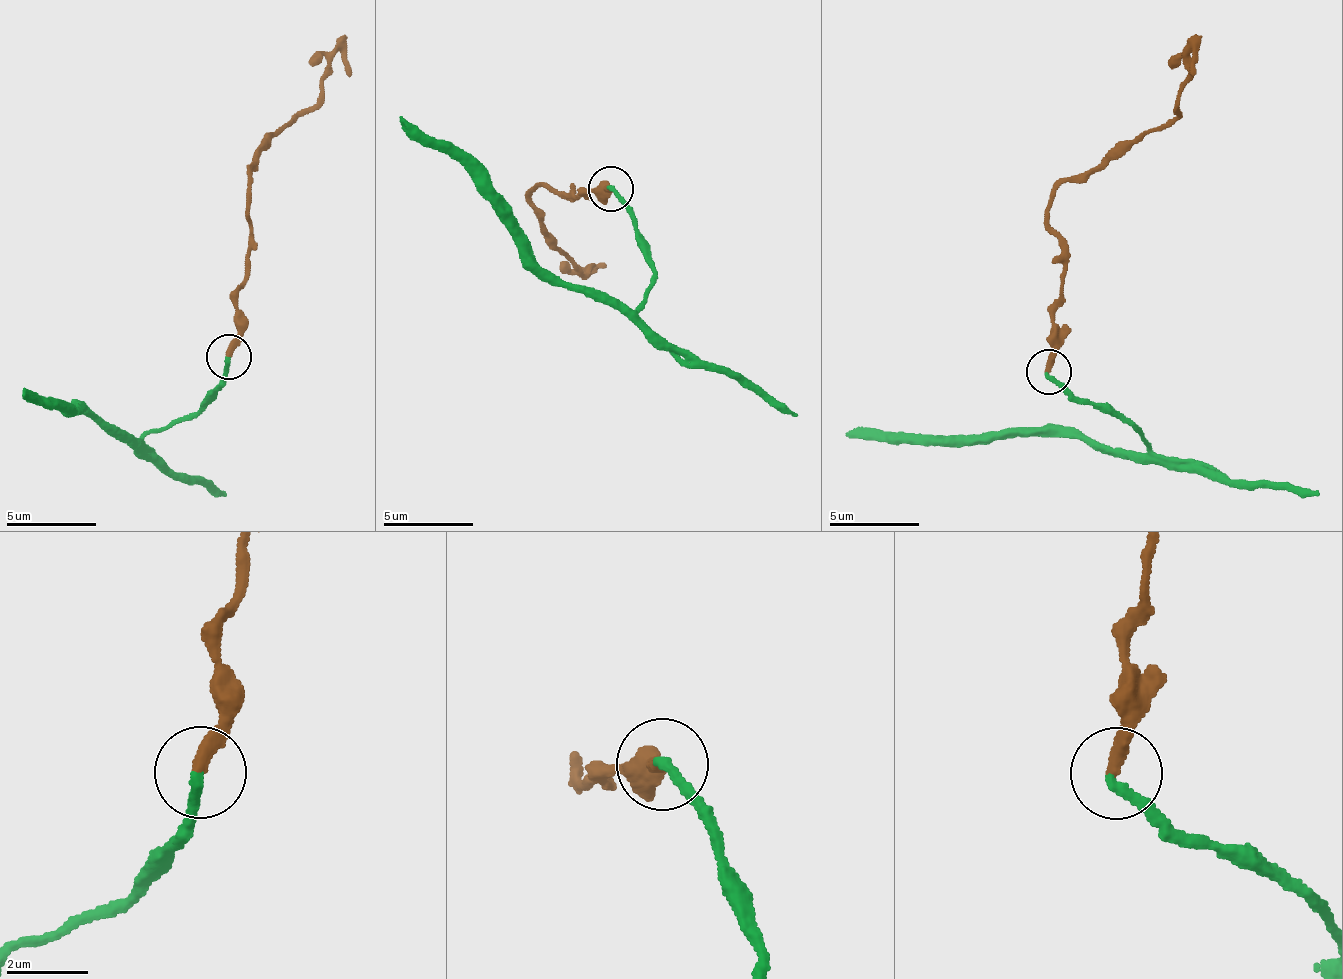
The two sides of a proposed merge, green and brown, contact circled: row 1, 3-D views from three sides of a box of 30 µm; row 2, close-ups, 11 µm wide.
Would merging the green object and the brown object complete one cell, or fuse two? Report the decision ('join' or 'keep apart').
join

